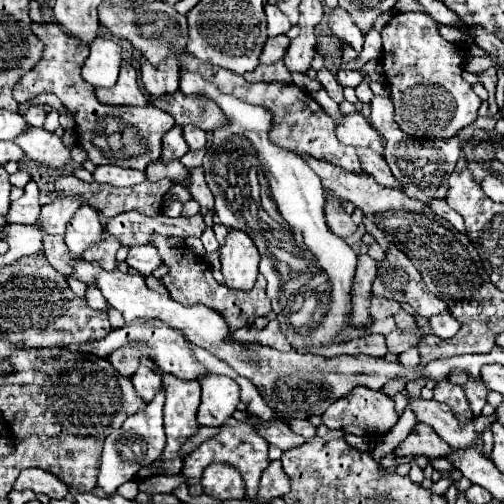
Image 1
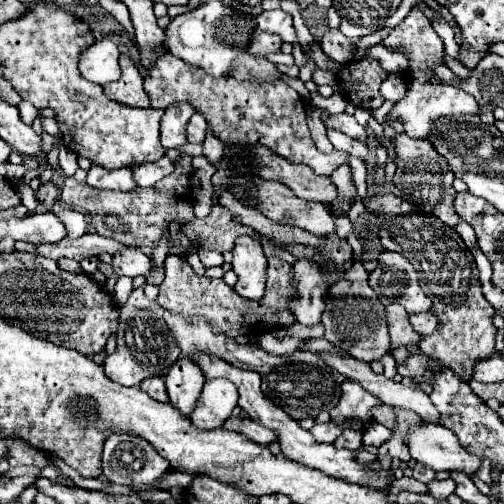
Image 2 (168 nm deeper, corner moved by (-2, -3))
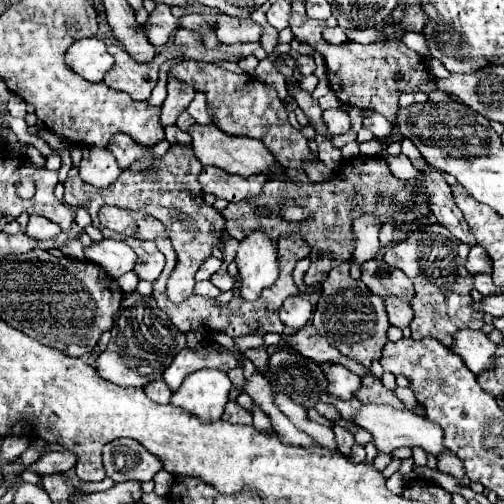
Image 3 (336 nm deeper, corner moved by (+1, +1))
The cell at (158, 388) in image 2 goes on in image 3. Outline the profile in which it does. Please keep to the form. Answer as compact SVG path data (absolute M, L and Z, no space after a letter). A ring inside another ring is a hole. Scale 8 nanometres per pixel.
M162 380L150 382L150 384L144 388L144 394L146 394L150 400L158 402L158 404L168 404L168 402L170 402L170 396L172 396L170 388L168 388Z

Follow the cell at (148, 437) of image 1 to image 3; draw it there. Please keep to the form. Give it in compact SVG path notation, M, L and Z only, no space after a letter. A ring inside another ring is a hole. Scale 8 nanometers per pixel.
M118 438L114 442L108 442L104 446L104 468L106 474L114 482L126 482L126 480L138 480L148 482L154 478L158 470L162 470L160 460L144 446L140 446L132 438Z

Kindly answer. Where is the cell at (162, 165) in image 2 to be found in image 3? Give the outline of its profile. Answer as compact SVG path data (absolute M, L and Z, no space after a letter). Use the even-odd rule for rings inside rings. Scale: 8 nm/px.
M116 134L110 142L108 142L108 150L112 152L112 156L116 158L118 166L130 166L136 158L142 156L150 156L150 152L146 148L140 148L132 138L128 138L126 134Z

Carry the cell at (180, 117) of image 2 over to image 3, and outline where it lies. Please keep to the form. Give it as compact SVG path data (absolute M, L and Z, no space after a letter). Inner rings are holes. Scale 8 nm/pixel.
M168 76L168 96L162 104L162 116L160 116L162 126L176 124L176 118L180 116L180 112L186 110L186 106L192 102L194 94L196 92L190 84Z

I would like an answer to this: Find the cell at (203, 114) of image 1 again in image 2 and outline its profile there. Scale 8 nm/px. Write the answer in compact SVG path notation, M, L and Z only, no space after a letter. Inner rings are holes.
M163 54L151 72L145 76L145 92L151 100L153 108L169 108L177 102L189 102L199 114L205 116L213 134L227 146L265 146L275 154L291 160L303 162L311 166L317 174L329 174L349 162L349 154L341 150L333 150L331 154L323 154L311 140L307 120L305 120L305 104L301 96L283 80L275 82L239 82L231 78L215 78L207 74L199 66L185 64L173 54Z

